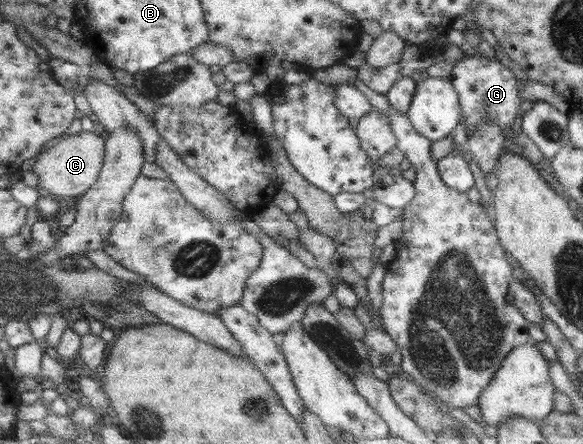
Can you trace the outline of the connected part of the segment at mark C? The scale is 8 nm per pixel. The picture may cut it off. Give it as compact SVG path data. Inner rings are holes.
M98 129L92 132L81 131L76 135L62 138L57 144L41 153L34 163L31 171L40 180L39 188L43 193L73 202L76 198L85 195L99 182L99 176L105 166L107 141L108 138Z

